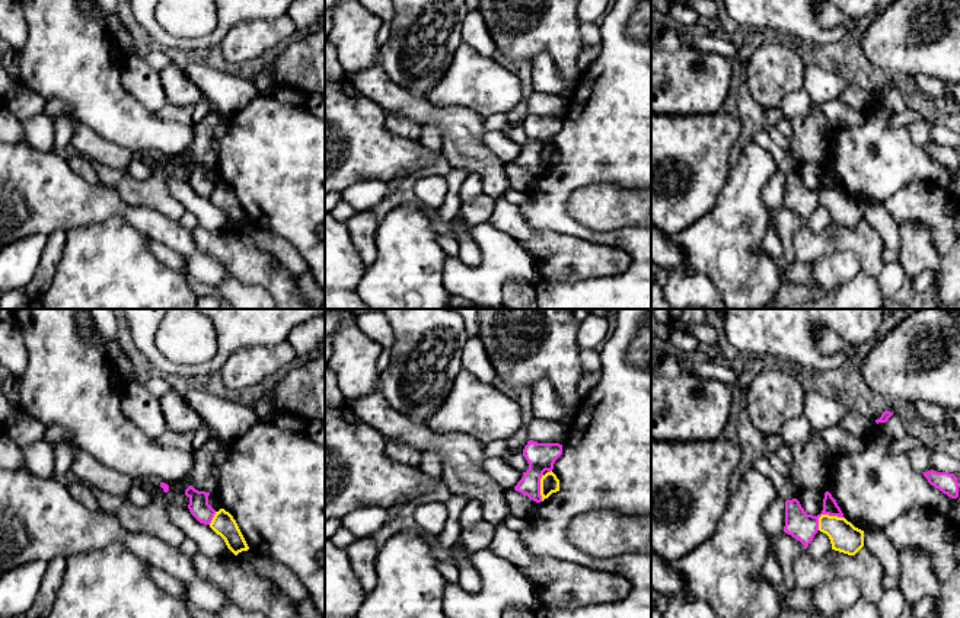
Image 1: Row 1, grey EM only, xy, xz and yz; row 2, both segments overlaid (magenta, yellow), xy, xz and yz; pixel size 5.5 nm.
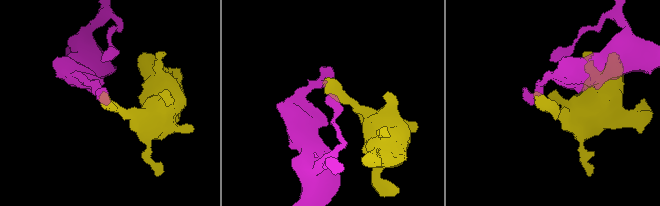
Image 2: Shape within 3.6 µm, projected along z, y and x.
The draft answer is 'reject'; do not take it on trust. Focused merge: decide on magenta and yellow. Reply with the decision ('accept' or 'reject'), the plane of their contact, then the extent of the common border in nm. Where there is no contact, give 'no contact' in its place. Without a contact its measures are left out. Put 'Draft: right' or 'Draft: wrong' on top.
Draft: right
reject; contact in yz; length 160 nm

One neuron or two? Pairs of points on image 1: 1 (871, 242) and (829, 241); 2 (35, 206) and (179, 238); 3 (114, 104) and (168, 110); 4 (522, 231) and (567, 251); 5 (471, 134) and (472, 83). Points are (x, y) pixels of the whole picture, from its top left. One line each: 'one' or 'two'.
1: one
2: one
3: two
4: one
5: two

